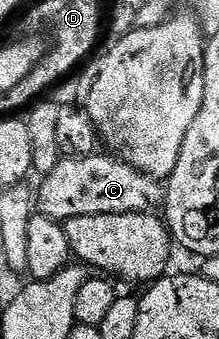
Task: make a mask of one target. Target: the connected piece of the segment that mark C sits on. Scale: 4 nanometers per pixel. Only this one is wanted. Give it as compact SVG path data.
M94 153L86 158L62 158L52 173L40 182L41 189L39 193L37 191L35 199L38 212L63 223L79 216L152 214L162 208L166 192L156 180L133 170L122 160L109 155L104 156Z

